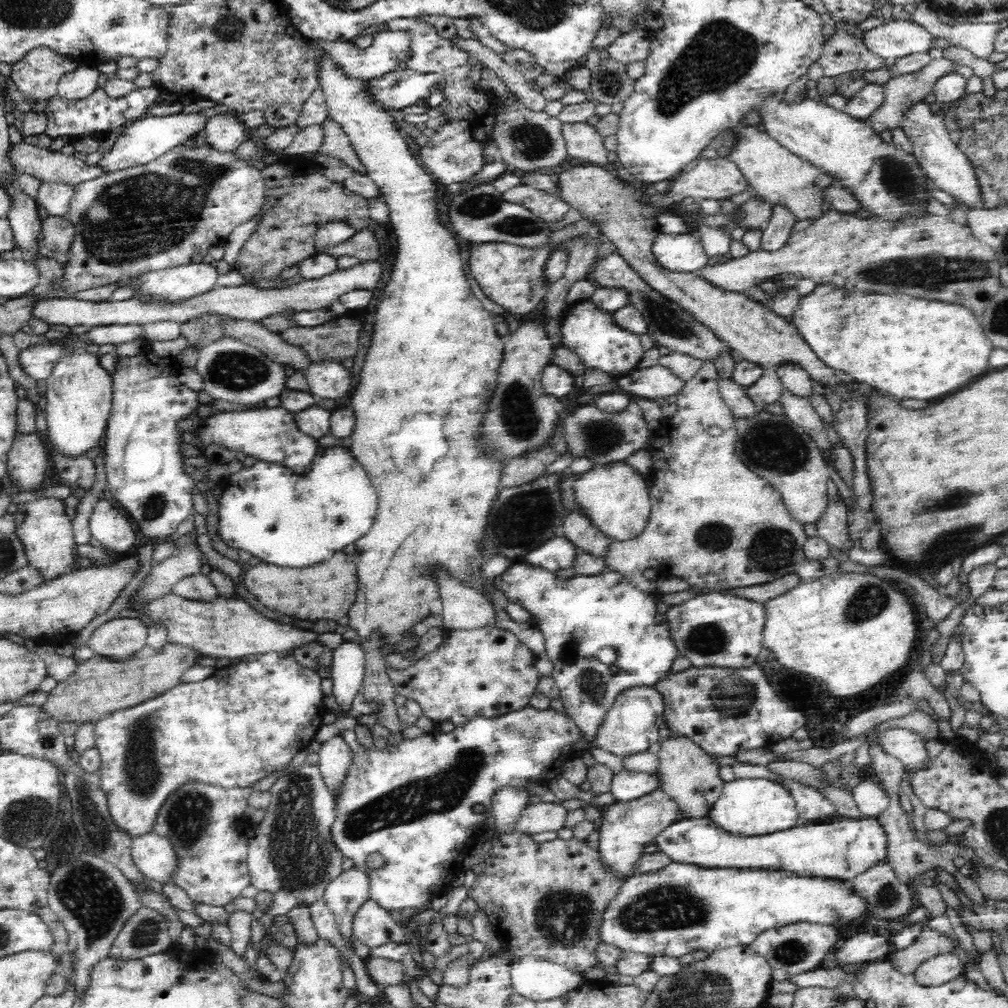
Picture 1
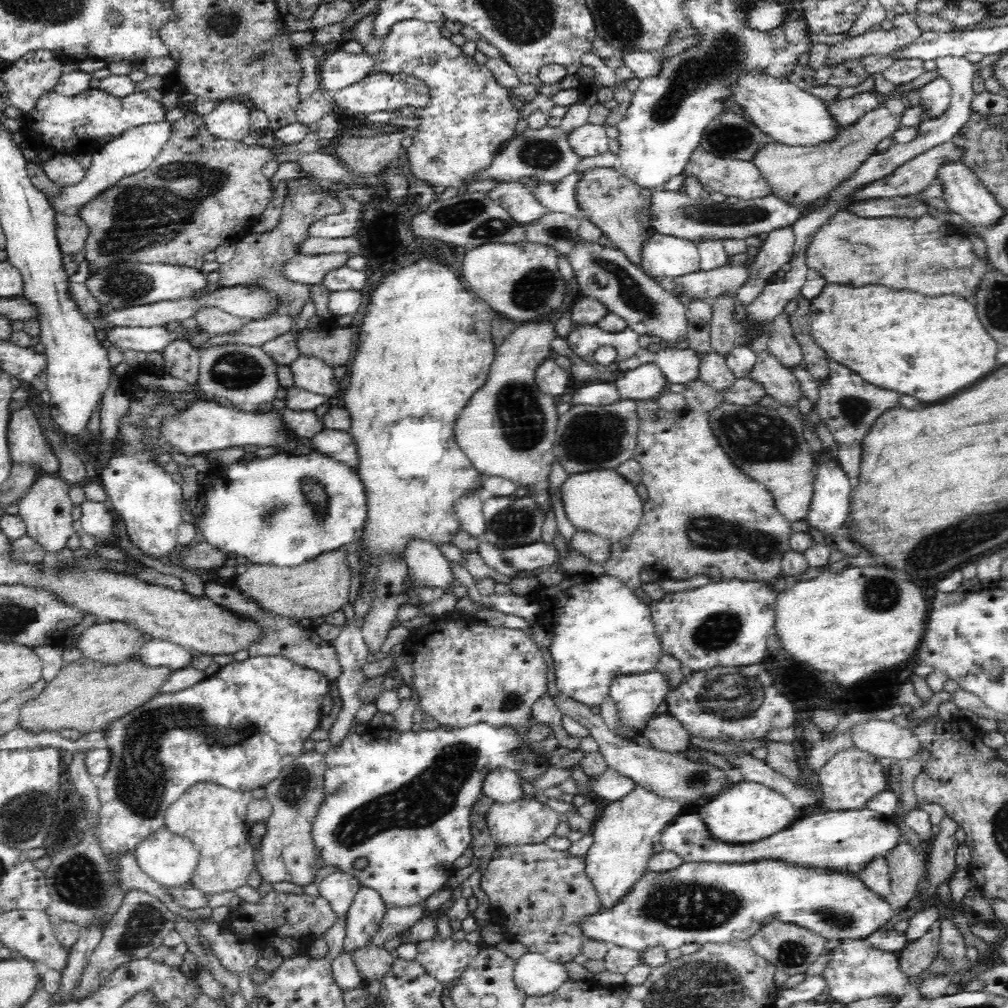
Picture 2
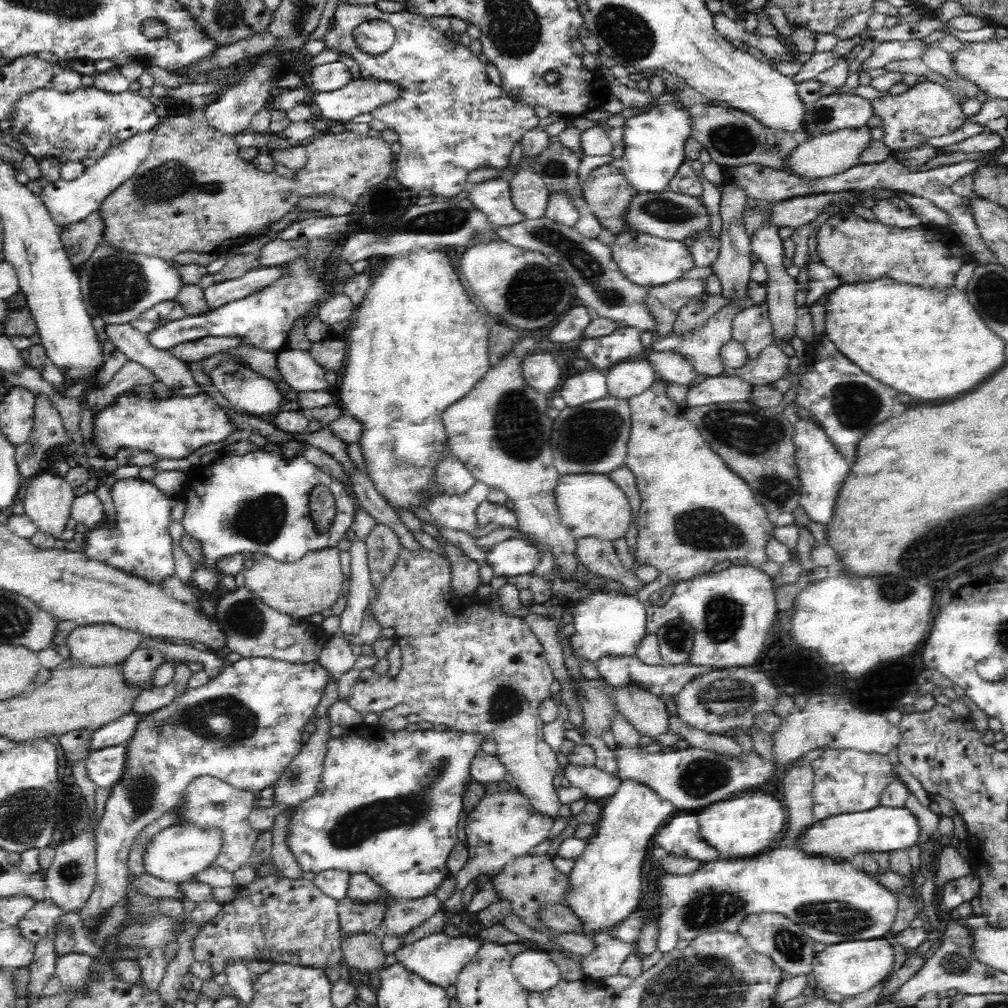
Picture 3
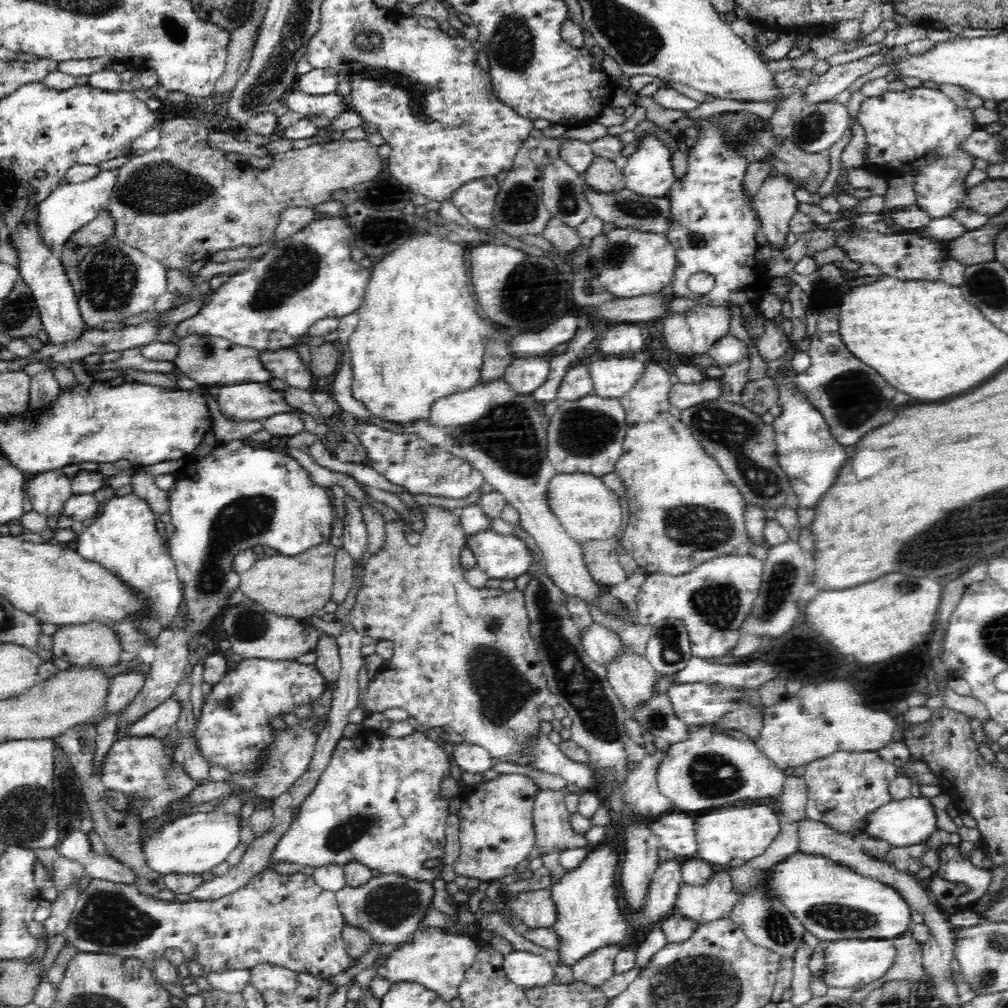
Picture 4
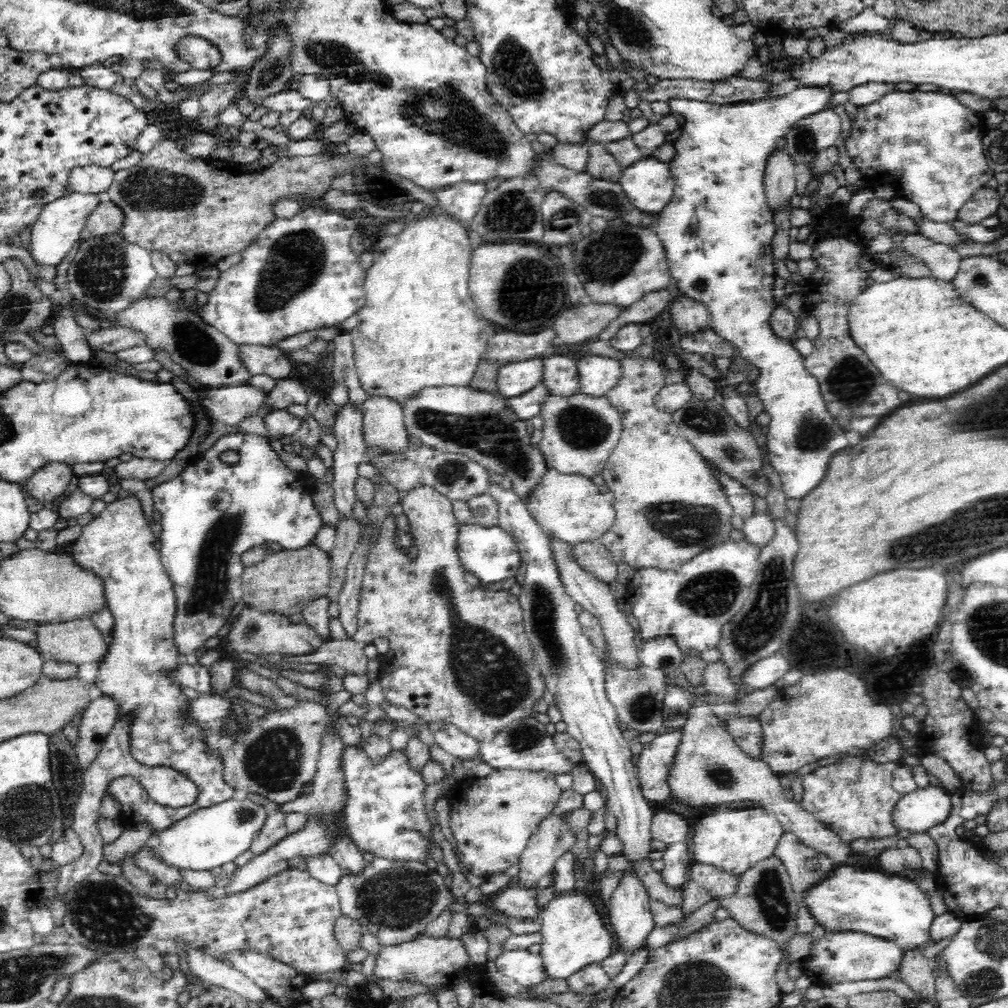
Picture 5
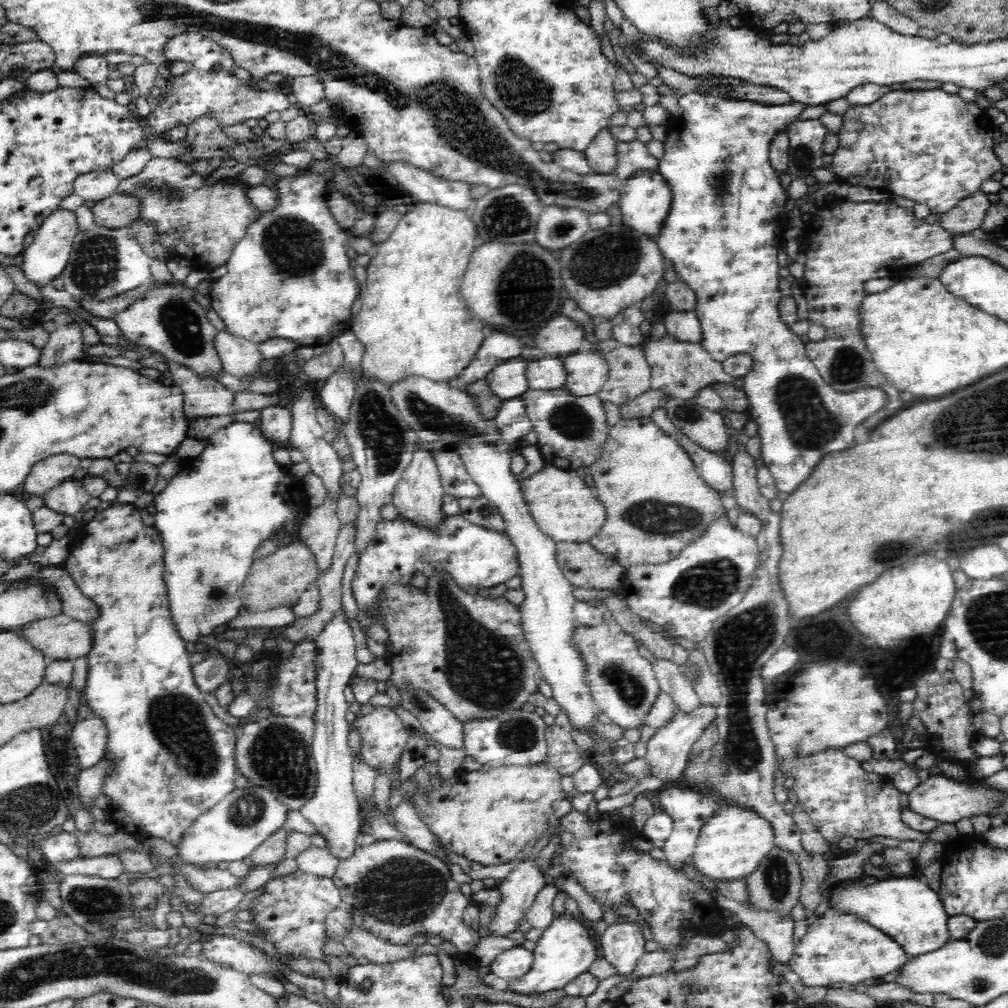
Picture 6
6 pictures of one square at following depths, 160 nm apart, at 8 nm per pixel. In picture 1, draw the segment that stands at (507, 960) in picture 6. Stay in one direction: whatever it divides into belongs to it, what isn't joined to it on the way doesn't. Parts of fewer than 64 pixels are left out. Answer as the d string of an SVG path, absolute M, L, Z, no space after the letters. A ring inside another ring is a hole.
M535 956L518 957L511 963L513 989L520 996L535 1001L561 997L584 981L568 966Z

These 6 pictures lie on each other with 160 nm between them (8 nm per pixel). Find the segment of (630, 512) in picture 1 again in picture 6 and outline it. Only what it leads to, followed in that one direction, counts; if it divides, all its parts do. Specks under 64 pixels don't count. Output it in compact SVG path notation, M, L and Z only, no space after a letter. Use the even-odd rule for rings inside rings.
M544 465L522 480L521 489L533 521L555 543L589 542L604 524L606 509L594 496L590 481L582 478L576 470Z

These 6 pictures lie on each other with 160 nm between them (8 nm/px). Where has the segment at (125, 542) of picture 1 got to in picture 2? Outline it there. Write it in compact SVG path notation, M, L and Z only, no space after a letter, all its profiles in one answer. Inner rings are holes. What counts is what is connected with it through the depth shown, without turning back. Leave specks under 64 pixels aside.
M88 499L80 504L82 515L79 519L83 528L81 533L92 534L99 545L110 544L116 538L110 508L108 502L95 502Z

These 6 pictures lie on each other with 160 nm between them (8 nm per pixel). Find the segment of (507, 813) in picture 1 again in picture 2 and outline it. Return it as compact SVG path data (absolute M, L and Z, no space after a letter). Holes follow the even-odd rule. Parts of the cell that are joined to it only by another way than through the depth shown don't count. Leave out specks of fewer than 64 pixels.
M496 767L486 771L481 786L483 795L495 802L514 802L525 798L517 771L508 767Z

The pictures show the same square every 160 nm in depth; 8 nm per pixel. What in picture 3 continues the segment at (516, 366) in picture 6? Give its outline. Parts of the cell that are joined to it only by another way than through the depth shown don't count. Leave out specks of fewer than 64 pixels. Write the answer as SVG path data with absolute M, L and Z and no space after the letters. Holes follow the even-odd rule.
M528 354L520 364L522 381L535 392L548 395L562 382L562 367L550 354Z

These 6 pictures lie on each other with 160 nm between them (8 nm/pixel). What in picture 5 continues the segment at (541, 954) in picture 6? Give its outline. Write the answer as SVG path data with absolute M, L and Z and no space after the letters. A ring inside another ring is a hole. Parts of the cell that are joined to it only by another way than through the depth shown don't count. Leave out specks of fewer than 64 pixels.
M585 887L576 888L570 894L556 894L548 908L540 914L542 950L539 955L546 979L566 980L585 966L601 964L602 960L614 952L612 933L605 928L592 897Z

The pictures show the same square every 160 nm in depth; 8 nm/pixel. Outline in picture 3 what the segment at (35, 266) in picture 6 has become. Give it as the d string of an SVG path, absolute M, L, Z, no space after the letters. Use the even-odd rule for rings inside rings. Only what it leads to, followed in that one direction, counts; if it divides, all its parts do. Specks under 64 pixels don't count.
M153 131L136 134L136 137L130 138L123 145L114 146L108 150L108 153L104 154L102 158L98 158L96 163L86 168L86 172L79 177L71 181L62 178L56 181L48 181L43 186L39 197L56 226L66 229L72 224L82 222L92 212L98 211L104 199L136 172L138 165L150 150L152 139Z

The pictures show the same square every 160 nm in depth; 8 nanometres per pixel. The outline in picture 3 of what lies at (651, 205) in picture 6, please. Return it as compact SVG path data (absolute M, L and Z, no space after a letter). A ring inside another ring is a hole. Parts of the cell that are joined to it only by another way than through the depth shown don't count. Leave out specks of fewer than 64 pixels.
M667 89L664 96L652 98L652 108L626 120L623 126L625 150L615 163L638 193L659 193L667 190L671 178L684 162L684 143L690 138L692 128L687 108Z

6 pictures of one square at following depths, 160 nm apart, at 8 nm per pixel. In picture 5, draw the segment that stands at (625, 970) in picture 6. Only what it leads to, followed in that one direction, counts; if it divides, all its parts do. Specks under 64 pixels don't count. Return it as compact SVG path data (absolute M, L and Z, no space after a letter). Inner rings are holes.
M625 870L619 876L619 884L615 888L608 901L608 931L612 933L614 939L614 951L624 953L626 956L634 956L646 947L646 938L655 928L655 922L648 910L649 893L640 882L636 874L630 870Z

